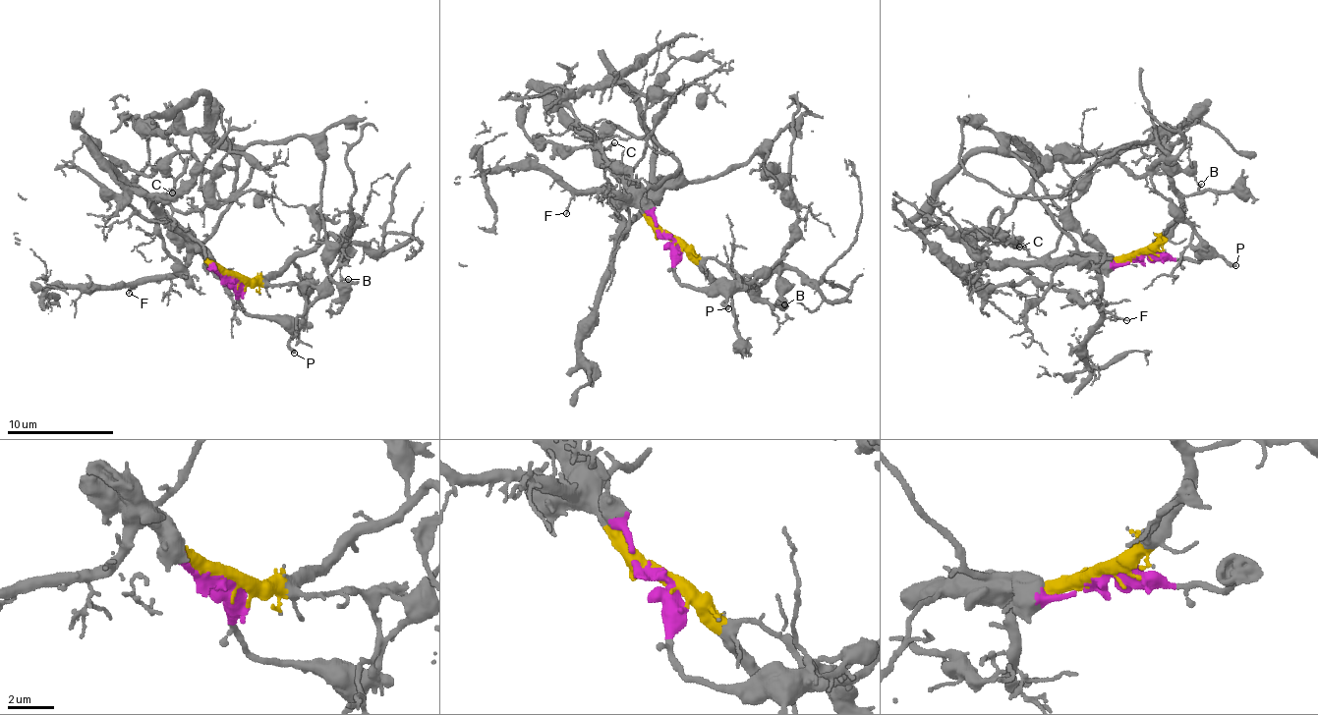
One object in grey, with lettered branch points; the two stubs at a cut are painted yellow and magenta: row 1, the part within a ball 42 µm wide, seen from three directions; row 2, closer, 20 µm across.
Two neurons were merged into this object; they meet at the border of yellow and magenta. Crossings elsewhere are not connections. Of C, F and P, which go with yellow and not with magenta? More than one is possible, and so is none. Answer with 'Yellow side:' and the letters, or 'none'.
Yellow side: C, F

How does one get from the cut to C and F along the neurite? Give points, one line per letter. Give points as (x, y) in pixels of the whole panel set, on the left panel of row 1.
C: (232, 277), (215, 267), (162, 211), (162, 200), (173, 192)
F: (232, 277), (197, 252), (172, 275), (141, 279), (128, 294)

